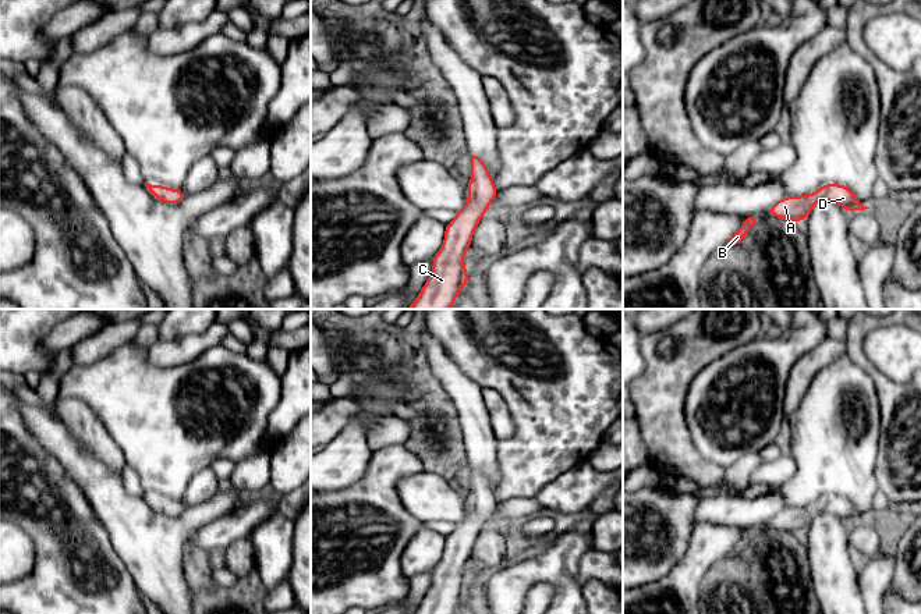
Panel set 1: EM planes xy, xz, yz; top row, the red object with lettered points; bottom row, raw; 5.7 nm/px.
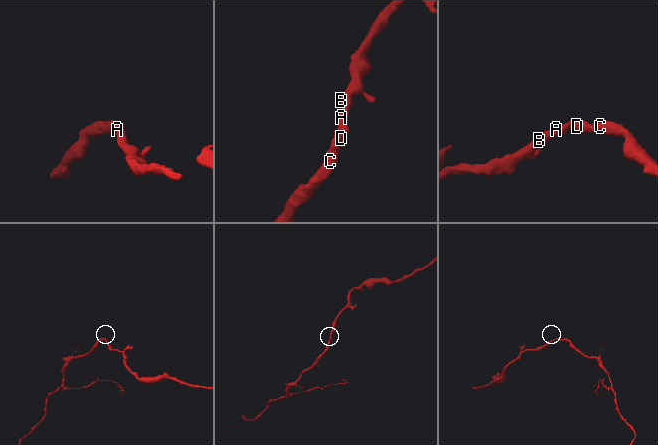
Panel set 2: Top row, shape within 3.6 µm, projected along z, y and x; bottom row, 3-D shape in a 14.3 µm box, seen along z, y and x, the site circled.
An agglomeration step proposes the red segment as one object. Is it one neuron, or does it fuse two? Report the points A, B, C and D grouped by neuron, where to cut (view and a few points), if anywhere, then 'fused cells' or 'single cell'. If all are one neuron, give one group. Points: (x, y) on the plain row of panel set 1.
A B C D; no cut; single cell

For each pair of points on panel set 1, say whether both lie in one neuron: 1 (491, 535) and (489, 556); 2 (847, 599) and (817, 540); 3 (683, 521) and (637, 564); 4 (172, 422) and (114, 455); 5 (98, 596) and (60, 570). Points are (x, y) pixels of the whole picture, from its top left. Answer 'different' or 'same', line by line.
1: same
2: same
3: same
4: different
5: same

